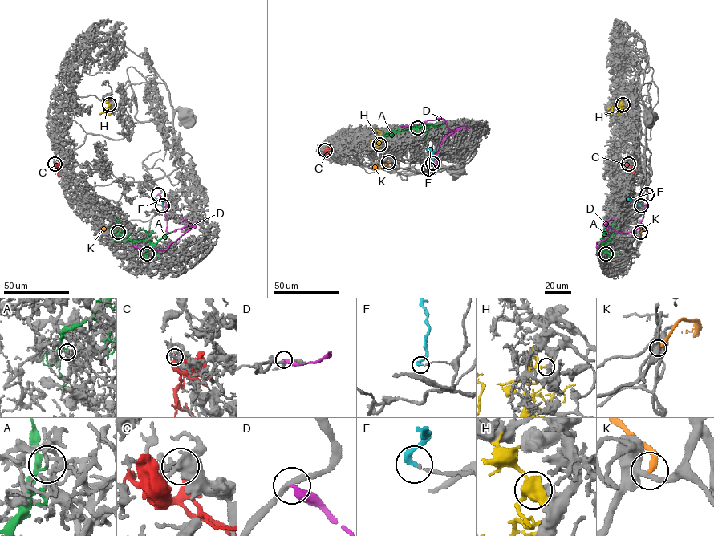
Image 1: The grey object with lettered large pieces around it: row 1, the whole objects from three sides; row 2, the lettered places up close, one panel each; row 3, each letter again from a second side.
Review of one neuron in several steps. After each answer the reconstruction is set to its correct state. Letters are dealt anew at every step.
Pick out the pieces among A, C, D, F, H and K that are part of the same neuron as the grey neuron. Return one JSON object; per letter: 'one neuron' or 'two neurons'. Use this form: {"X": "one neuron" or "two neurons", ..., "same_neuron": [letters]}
{"A": "two neurons", "C": "two neurons", "D": "two neurons", "F": "one neuron", "H": "two neurons", "K": "two neurons", "same_neuron": ["F"]}

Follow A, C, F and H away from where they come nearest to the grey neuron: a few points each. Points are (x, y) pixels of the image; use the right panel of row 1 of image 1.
A: (606, 253), (603, 245), (610, 240), (614, 230), (612, 218)
C: (628, 164), (634, 177)
F: (641, 205), (626, 199), (628, 198)
H: (622, 104), (619, 106), (624, 107), (620, 109), (620, 114)

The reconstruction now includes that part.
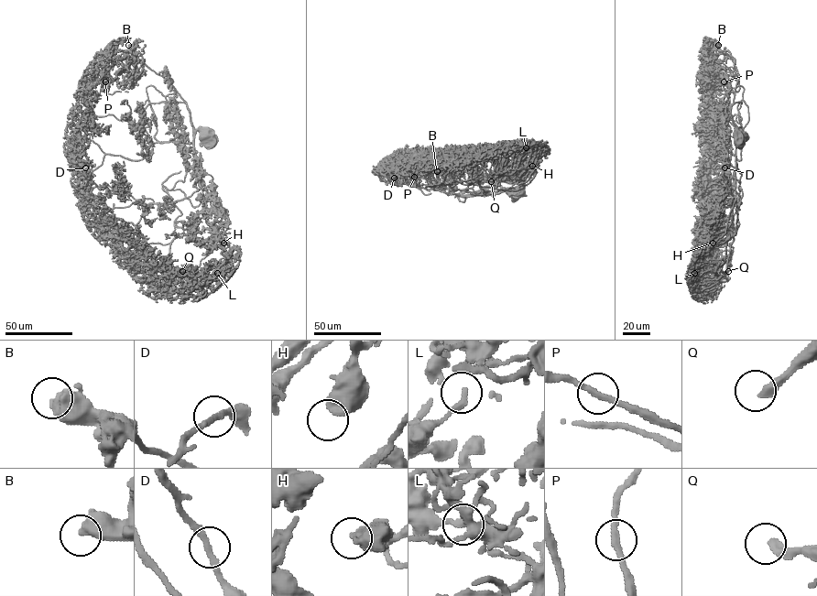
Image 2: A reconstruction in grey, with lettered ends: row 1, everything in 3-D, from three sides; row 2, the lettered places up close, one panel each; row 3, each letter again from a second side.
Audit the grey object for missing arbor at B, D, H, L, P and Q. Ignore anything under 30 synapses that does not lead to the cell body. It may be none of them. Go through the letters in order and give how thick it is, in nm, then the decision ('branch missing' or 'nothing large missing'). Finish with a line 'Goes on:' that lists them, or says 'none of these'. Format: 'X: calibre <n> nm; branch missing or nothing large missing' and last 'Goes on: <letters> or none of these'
B: calibre 500 nm; nothing large missing
D: calibre 200 nm; nothing large missing
H: calibre 600 nm; nothing large missing
L: calibre 240 nm; nothing large missing
P: calibre 200 nm; nothing large missing
Q: calibre 320 nm; nothing large missing
Goes on: none of these

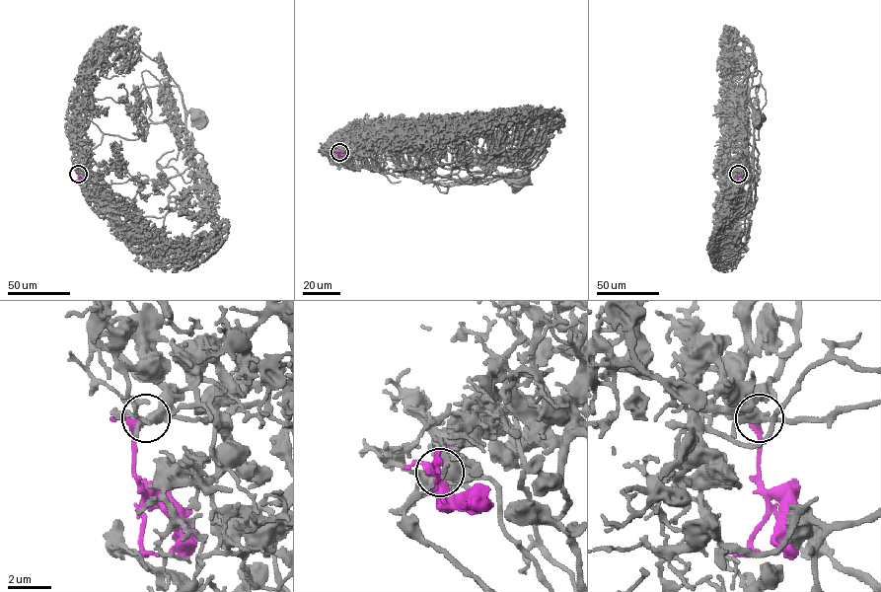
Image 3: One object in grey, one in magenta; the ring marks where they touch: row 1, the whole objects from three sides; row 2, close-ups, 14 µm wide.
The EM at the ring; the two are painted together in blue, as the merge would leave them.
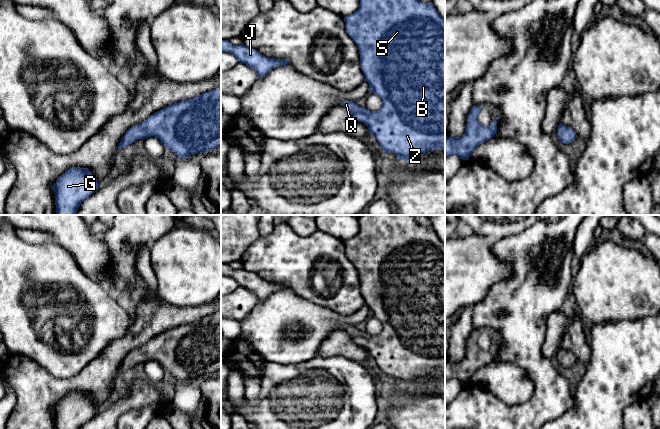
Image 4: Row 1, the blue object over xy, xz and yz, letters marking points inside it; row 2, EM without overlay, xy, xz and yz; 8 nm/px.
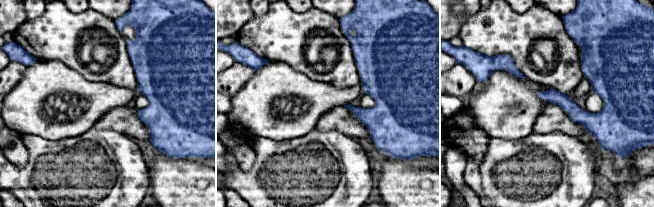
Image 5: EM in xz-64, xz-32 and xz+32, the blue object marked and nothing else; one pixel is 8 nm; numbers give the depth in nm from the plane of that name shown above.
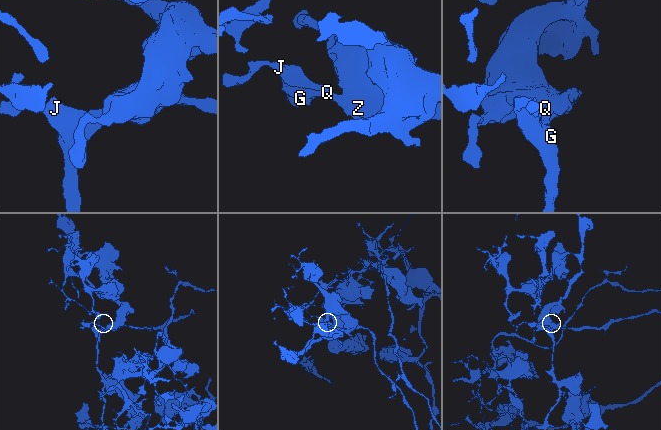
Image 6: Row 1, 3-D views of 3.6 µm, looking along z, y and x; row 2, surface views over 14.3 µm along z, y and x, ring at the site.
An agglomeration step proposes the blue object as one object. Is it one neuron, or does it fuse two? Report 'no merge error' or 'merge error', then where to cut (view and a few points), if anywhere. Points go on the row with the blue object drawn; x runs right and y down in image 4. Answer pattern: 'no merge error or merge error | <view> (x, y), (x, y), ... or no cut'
no merge error | no cut

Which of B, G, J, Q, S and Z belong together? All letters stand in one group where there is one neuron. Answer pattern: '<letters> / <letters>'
B G J Q S Z

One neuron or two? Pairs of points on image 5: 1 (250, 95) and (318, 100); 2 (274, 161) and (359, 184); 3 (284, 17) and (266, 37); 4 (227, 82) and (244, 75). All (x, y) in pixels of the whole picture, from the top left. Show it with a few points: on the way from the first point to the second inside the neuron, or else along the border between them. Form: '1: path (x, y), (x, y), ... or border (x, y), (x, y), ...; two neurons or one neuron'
1: path (267, 89), (301, 89); one neuron
2: path (295, 182), (297, 184), (338, 184); one neuron
3: path (280, 22), (271, 32); one neuron
4: path (231, 80), (236, 75), (240, 75); one neuron

